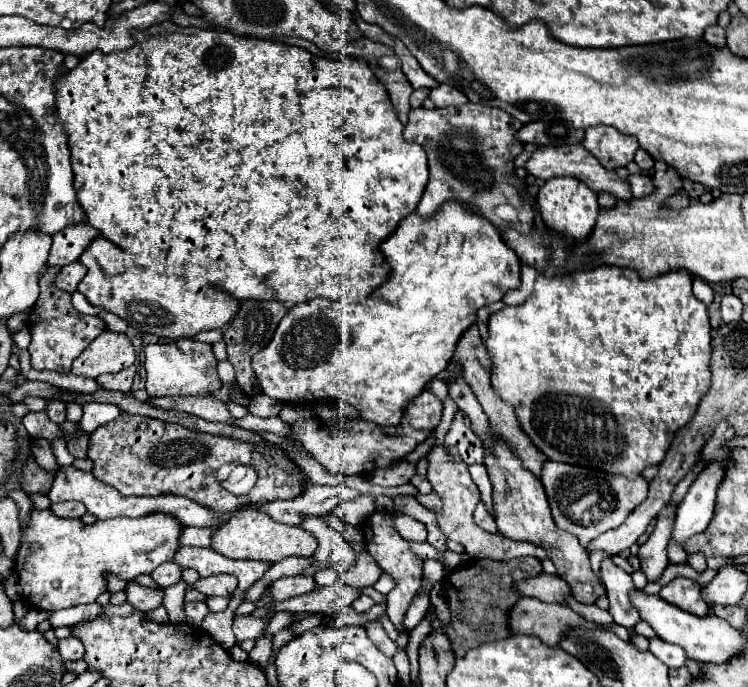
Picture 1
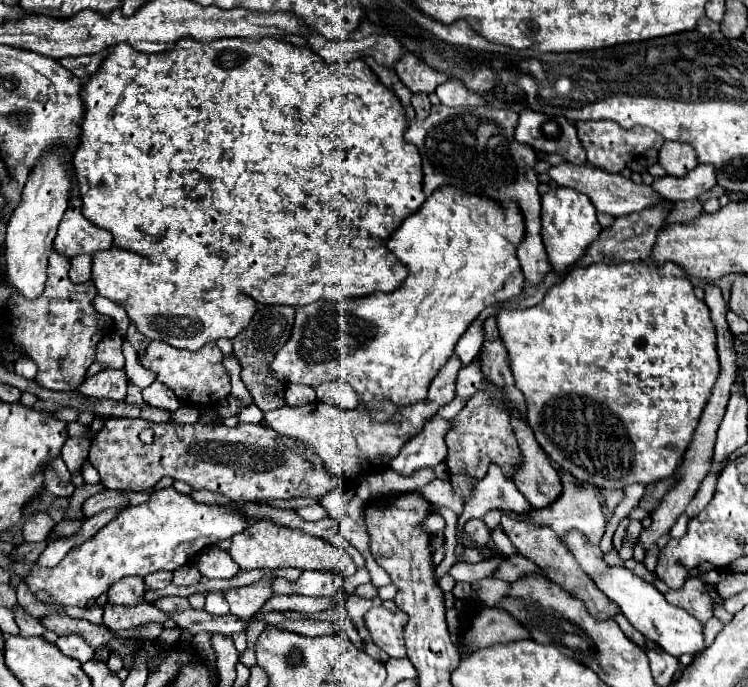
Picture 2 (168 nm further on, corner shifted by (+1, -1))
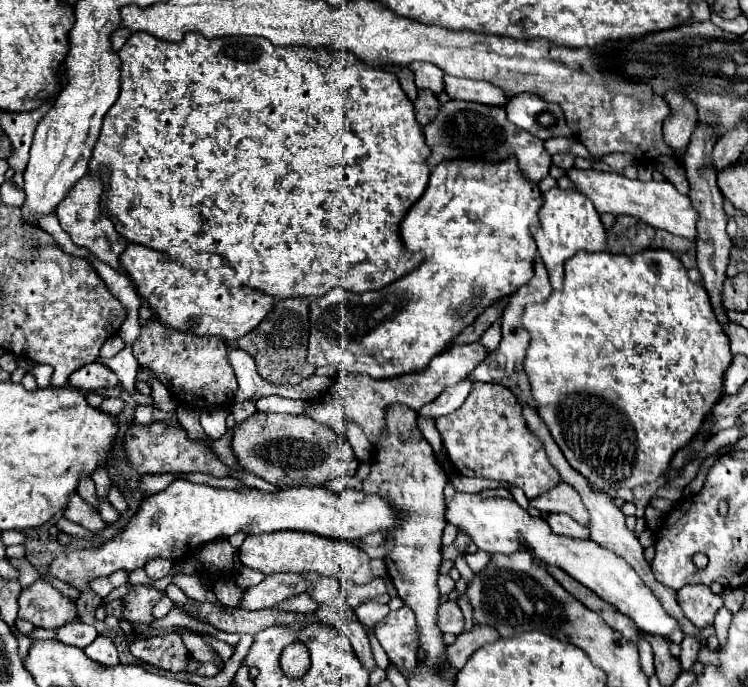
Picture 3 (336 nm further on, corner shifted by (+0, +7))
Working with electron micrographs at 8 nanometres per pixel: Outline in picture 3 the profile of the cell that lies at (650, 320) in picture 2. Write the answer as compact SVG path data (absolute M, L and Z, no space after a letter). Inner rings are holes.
M644 250L634 256L612 256L606 252L578 252L572 260L566 262L566 280L562 290L552 290L550 298L542 304L528 304L520 316L522 326L530 332L530 344L524 358L524 372L528 374L532 386L532 398L536 402L538 414L548 426L554 442L564 452L572 468L576 468L584 478L600 488L636 488L648 482L654 482L668 472L674 454L684 448L696 432L700 432L704 416L722 396L724 372L732 362L730 340L724 334L722 326L712 314L712 306L706 290L700 284L692 284L682 262L668 250Z

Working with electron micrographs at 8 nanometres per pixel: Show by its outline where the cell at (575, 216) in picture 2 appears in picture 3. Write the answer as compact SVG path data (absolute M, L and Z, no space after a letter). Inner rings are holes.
M558 186L542 192L542 208L538 212L540 228L534 230L534 240L538 246L538 254L550 274L550 282L554 290L560 290L564 282L564 262L572 258L576 252L602 252L604 250L604 226L600 222L600 214L596 212L592 200L584 198L584 194L576 190L560 190Z

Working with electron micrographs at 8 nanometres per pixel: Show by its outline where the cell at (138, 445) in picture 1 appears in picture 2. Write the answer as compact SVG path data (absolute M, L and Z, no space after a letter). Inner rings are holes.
M109 418L105 426L95 434L95 440L89 452L89 462L99 470L101 484L111 490L143 492L143 490L153 488L161 478L169 476L173 480L187 482L193 490L219 492L237 502L263 502L269 498L291 500L299 496L321 498L343 482L343 478L335 474L327 474L327 470L323 470L323 462L319 462L319 456L313 450L303 450L299 442L291 442L291 438L283 438L281 434L275 434L275 430L263 424L243 424L243 422L239 422L233 428L227 428L223 424L217 424L217 426L171 424L171 422L153 424L139 418L137 420ZM143 428L151 428L155 432L153 444L143 444L139 440L139 432Z

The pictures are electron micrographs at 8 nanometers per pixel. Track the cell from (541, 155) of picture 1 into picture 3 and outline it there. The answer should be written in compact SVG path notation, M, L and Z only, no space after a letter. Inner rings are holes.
M570 168L566 170L566 176L572 180L572 184L576 186L576 190L580 194L584 194L586 198L590 198L594 202L594 208L604 214L630 214L636 218L642 218L644 222L648 222L654 228L662 228L668 230L670 234L676 236L686 236L686 238L694 238L696 236L696 218L698 214L692 210L690 206L690 198L680 194L670 182L642 182L642 180L630 180L622 174L616 172L600 172L600 170L578 170L578 168Z

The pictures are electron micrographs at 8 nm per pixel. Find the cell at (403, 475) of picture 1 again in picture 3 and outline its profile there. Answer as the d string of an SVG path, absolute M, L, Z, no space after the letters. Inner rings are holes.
M460 382L460 386L452 386L452 390L444 390L444 394L440 394L440 398L436 398L436 402L430 402L428 406L424 406L418 416L422 418L438 418L444 414L452 414L454 410L458 410L464 402L464 398L470 394L470 382Z

